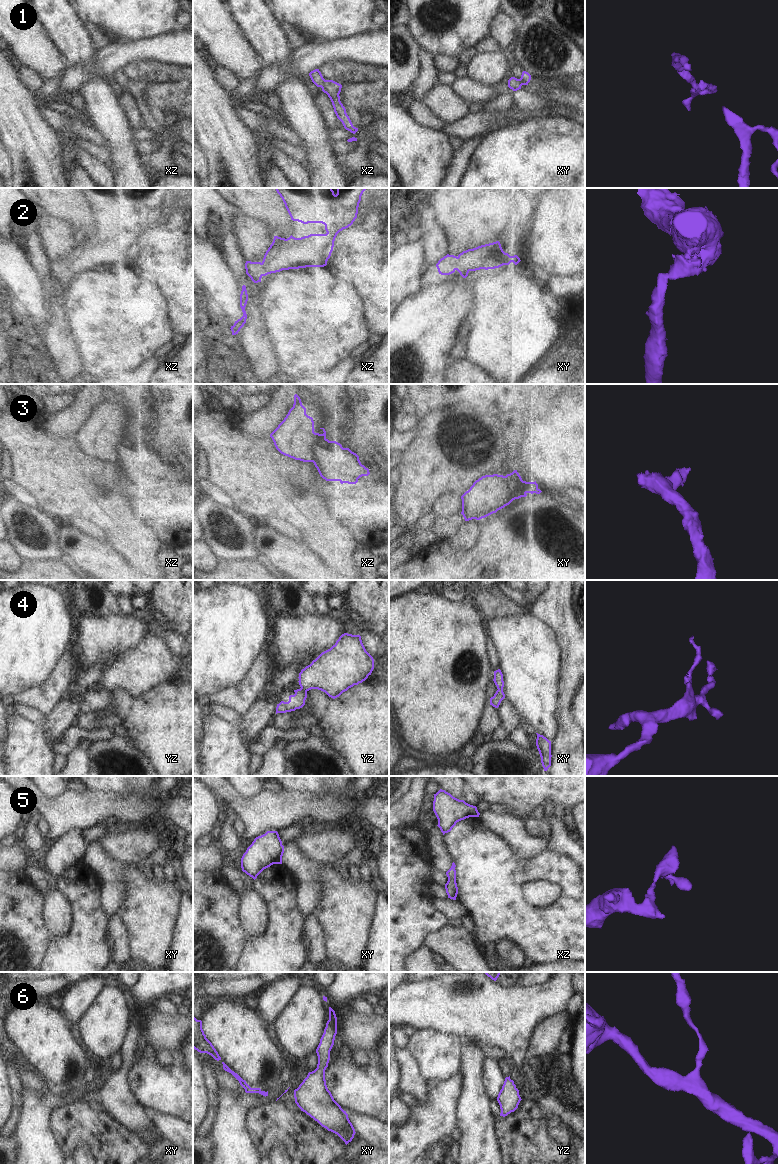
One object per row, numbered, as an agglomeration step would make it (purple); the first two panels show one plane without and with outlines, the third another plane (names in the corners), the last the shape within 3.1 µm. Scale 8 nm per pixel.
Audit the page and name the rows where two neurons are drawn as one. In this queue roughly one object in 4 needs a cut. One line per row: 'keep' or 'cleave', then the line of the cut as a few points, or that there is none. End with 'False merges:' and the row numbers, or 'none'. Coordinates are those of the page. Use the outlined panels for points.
1: keep; no cut
2: keep; no cut
3: cleave; cut in xz along (325, 438), (320, 443), (315, 443), (312, 446), (312, 461)
4: keep; no cut
5: keep; no cut
6: keep; no cut
False merges: 3

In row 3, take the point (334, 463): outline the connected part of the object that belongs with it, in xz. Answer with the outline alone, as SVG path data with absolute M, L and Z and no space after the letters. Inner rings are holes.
M324 439L321 444L312 446L312 453L313 463L326 481L356 484L360 477L370 474L356 453L336 441Z

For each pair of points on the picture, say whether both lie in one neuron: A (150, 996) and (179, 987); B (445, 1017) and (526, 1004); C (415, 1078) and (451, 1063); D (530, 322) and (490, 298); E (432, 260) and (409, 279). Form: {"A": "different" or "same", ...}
{"A": "same", "B": "same", "C": "different", "D": "same", "E": "different"}

